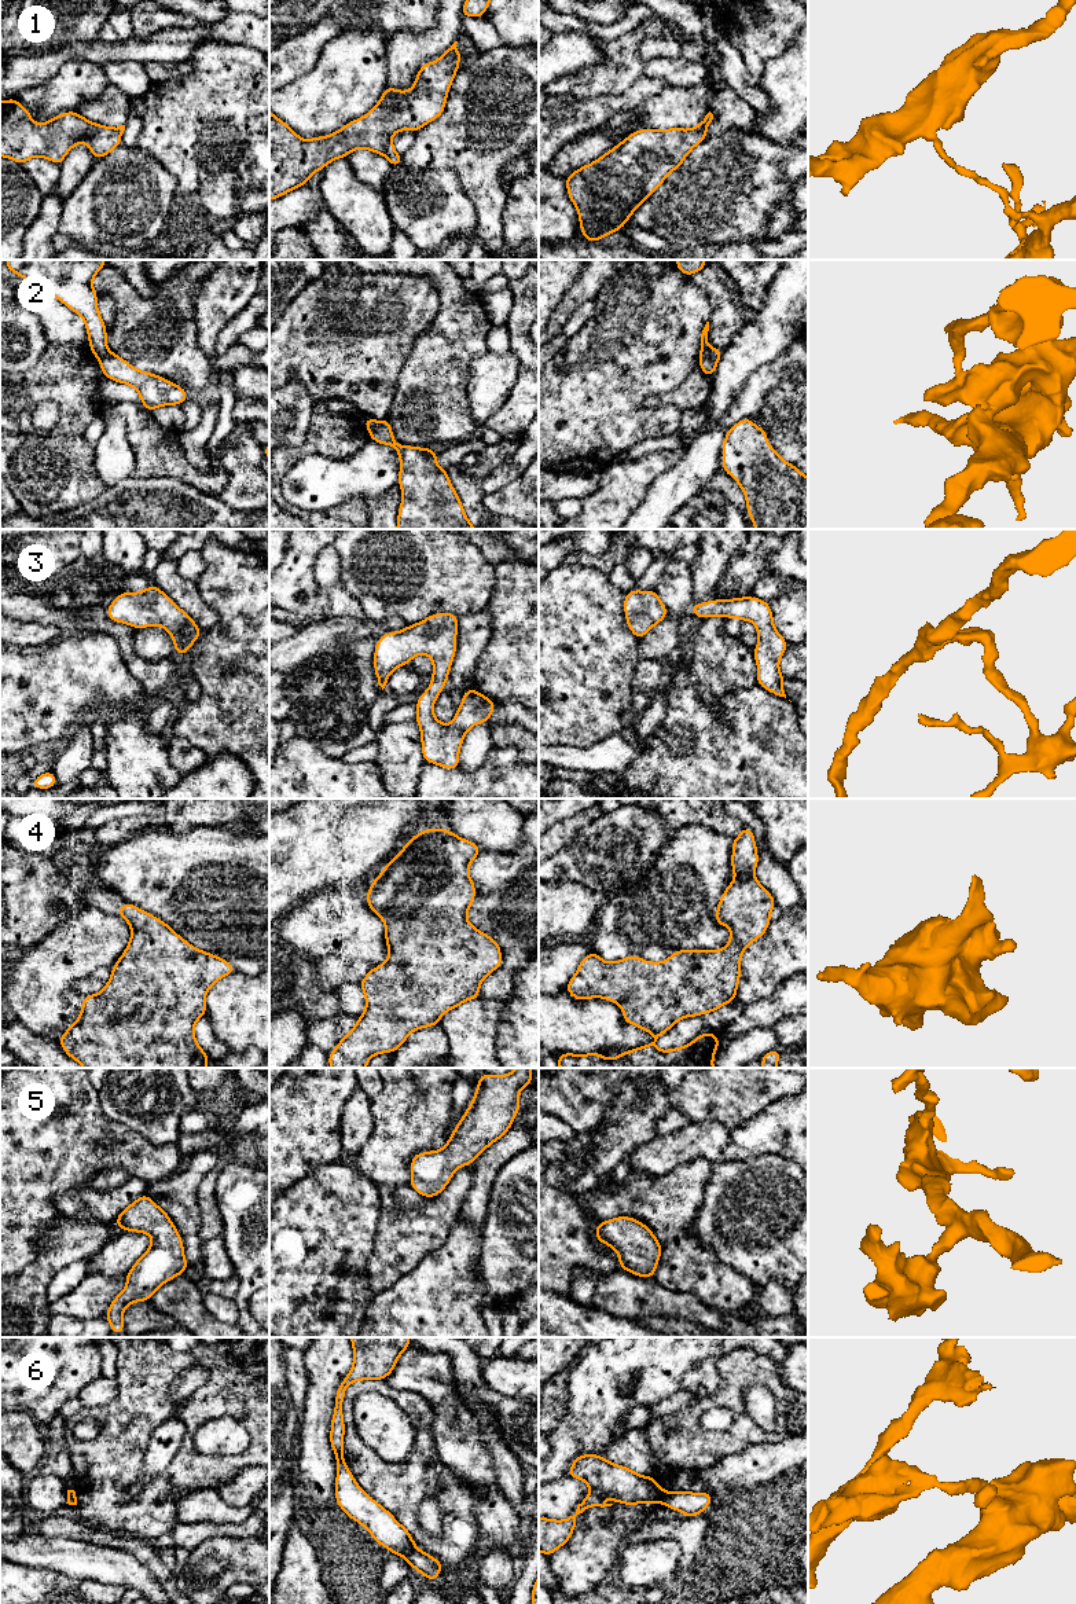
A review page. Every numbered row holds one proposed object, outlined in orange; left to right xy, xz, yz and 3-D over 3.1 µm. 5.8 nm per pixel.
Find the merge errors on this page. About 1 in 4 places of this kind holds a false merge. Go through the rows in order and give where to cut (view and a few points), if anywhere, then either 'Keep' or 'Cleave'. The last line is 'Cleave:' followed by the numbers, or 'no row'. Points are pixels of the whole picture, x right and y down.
1: Split along xz (390, 140), (385, 156). Cleave
2: Split along yz (712, 349), (700, 359). Cleave
3: No split. Keep
4: No split. Keep
5: No split. Keep
6: No split. Keep
Cleave: 1, 2

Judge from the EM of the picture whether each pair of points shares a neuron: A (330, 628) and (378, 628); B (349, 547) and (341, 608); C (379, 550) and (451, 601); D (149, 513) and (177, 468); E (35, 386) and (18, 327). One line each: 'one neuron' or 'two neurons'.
A: one neuron
B: two neurons
C: one neuron
D: two neurons
E: two neurons

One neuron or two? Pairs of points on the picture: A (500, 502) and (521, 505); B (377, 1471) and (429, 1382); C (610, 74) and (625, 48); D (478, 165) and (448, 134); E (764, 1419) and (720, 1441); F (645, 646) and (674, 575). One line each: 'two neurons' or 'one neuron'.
A: one neuron
B: two neurons
C: one neuron
D: one neuron
E: two neurons
F: one neuron

